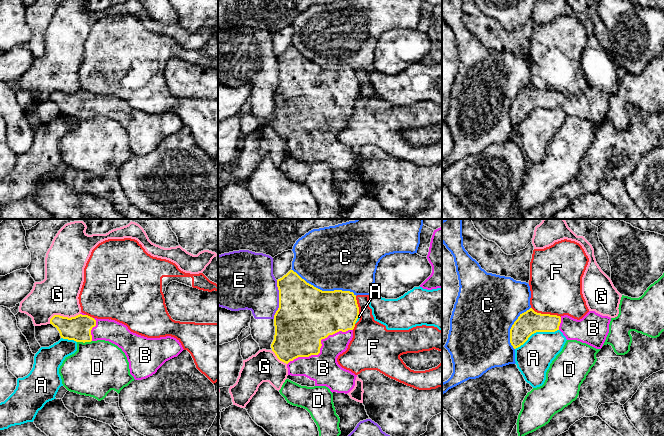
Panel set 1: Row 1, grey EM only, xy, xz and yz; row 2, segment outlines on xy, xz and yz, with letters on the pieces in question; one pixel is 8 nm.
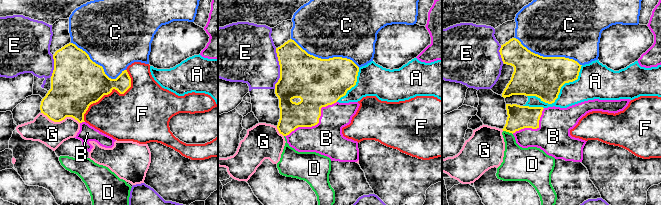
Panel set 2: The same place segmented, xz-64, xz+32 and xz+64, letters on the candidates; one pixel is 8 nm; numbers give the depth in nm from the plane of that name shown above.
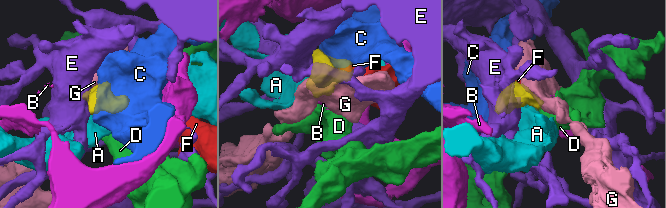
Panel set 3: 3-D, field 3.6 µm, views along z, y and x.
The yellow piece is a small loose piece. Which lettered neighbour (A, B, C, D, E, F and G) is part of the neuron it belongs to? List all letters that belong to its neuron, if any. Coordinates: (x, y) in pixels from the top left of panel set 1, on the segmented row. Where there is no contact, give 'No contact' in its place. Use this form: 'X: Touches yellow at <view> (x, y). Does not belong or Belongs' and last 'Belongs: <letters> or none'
A: Touches yellow at yz (536, 331). Does not belong
B: Touches yellow at xz (320, 347). Belongs
C: Touches yellow at xz (324, 291). Does not belong
D: Touches yellow at xy (84, 342). Does not belong
E: Touches yellow at xz (279, 299). Does not belong
F: Touches yellow at yz (546, 314). Does not belong
G: Touches yellow at xy (62, 316). Does not belong
Belongs: B

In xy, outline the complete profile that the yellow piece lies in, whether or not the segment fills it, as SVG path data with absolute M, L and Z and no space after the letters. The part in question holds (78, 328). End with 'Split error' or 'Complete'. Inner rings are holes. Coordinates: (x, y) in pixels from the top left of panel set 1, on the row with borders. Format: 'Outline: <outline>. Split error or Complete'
Outline: M82 312L71 318L54 315L50 319L50 324L57 328L63 339L83 343L105 340L117 345L125 353L129 362L130 374L135 380L152 376L166 361L177 357L184 350L179 340L174 337L147 338L131 332L126 325L115 320L97 319Z. Split error

